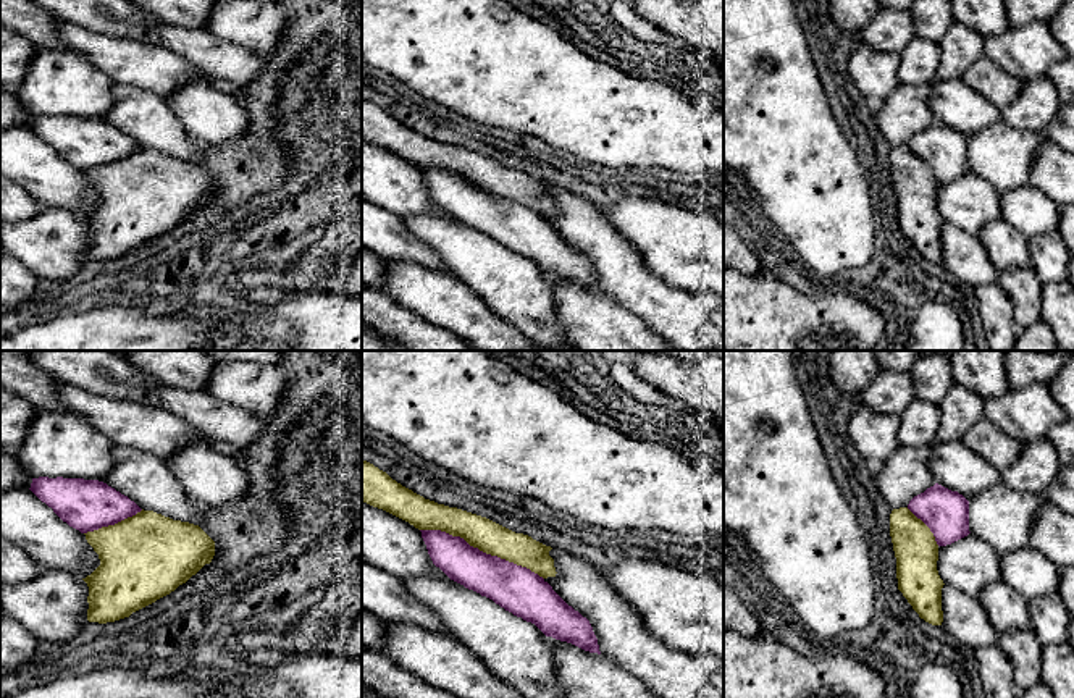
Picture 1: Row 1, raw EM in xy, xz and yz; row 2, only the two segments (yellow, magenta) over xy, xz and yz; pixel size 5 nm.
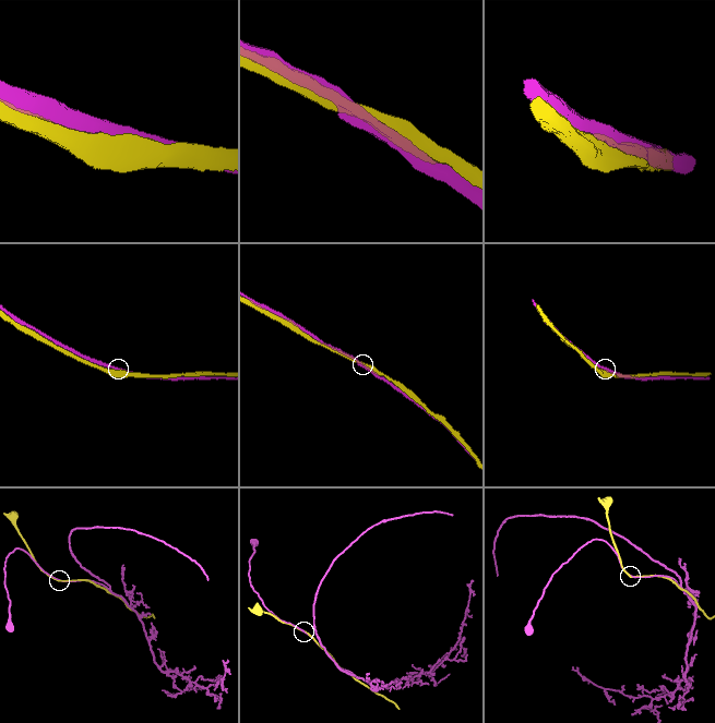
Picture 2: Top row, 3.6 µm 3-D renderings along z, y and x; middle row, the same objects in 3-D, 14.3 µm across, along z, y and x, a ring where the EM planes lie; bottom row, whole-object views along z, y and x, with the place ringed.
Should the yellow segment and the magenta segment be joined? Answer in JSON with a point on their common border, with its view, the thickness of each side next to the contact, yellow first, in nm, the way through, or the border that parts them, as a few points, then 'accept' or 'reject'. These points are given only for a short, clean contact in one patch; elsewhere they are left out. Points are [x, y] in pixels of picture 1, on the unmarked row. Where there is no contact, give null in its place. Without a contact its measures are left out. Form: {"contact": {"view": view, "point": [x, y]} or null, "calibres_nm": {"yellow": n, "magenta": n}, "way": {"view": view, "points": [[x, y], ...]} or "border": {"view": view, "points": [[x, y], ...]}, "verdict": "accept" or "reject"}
{"contact": {"view": "xz", "point": [482, 188]}, "calibres_nm": {"yellow": 160, "magenta": 220}, "verdict": "reject"}

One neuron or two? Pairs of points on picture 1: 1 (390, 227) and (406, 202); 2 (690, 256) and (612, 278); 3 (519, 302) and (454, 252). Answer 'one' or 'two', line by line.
1: two
2: two
3: one

